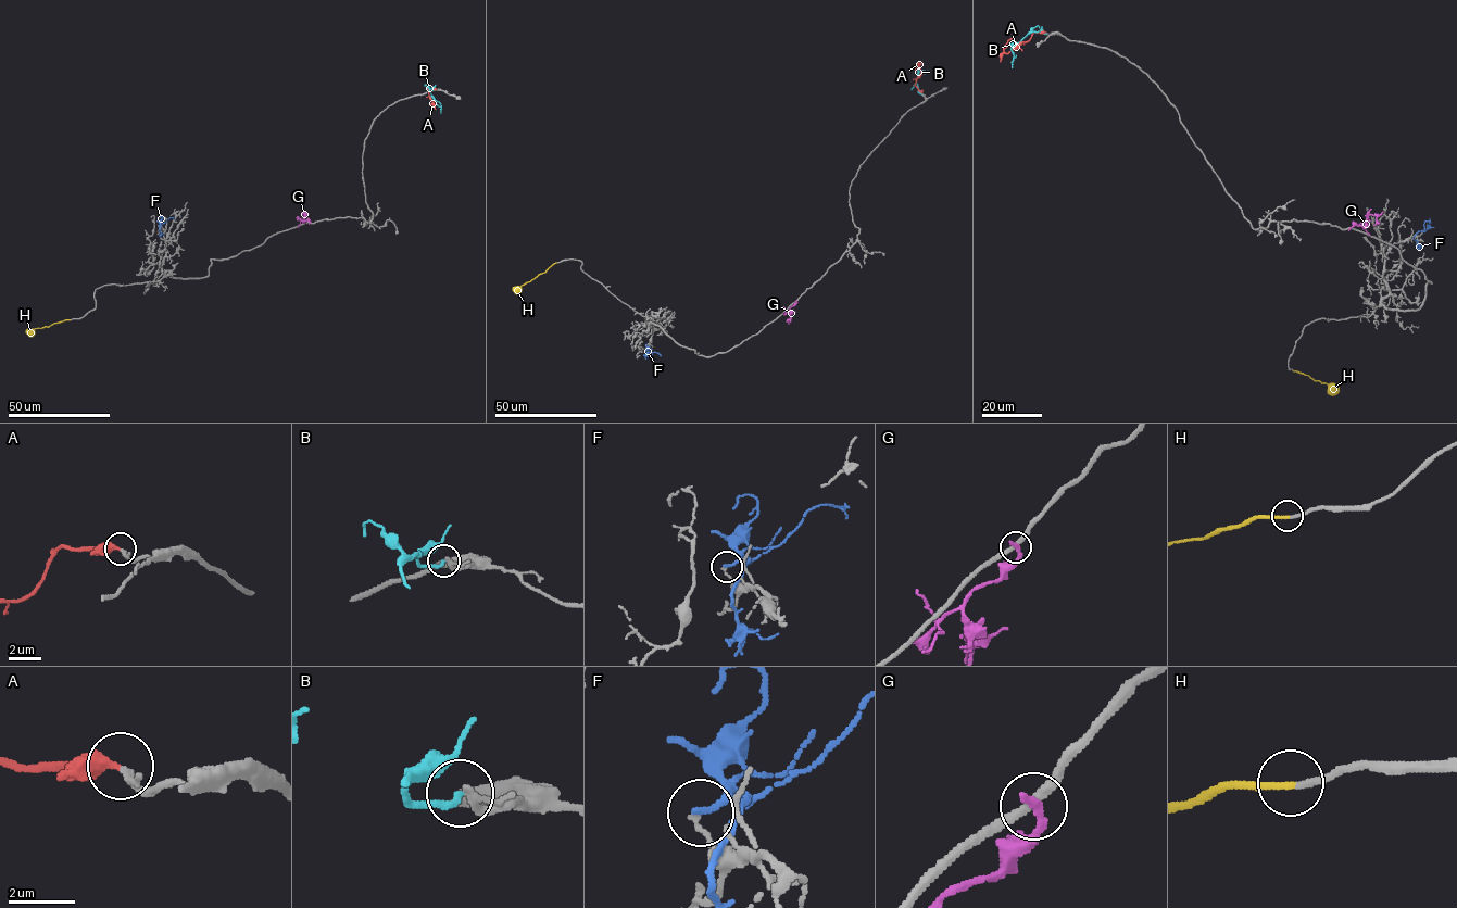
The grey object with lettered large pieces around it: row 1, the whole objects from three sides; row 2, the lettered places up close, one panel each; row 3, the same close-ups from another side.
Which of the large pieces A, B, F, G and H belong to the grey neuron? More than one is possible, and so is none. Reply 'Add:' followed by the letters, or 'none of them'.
Add: A, H

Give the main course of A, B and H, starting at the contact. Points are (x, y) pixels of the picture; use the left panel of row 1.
A: (435, 89), (428, 89), (435, 100), (432, 103), (428, 91)
B: (435, 89), (429, 91), (440, 102), (441, 113)
H: (70, 319), (35, 328), (27, 335)

